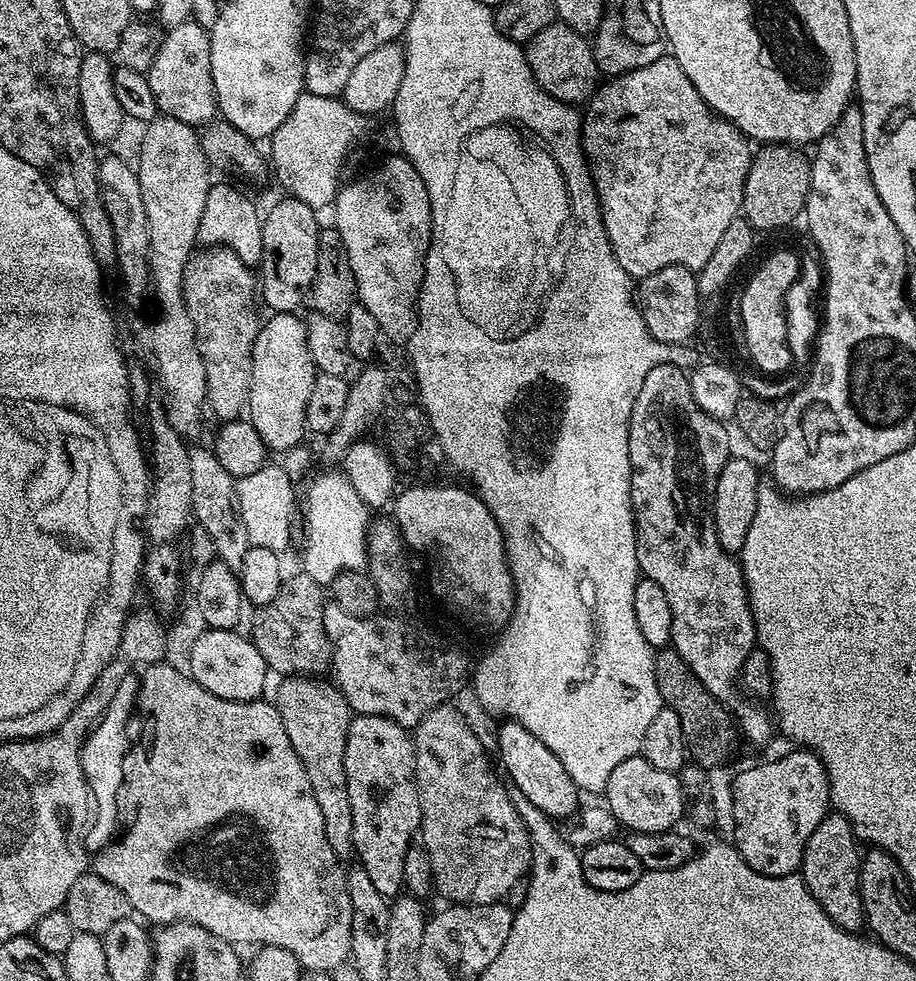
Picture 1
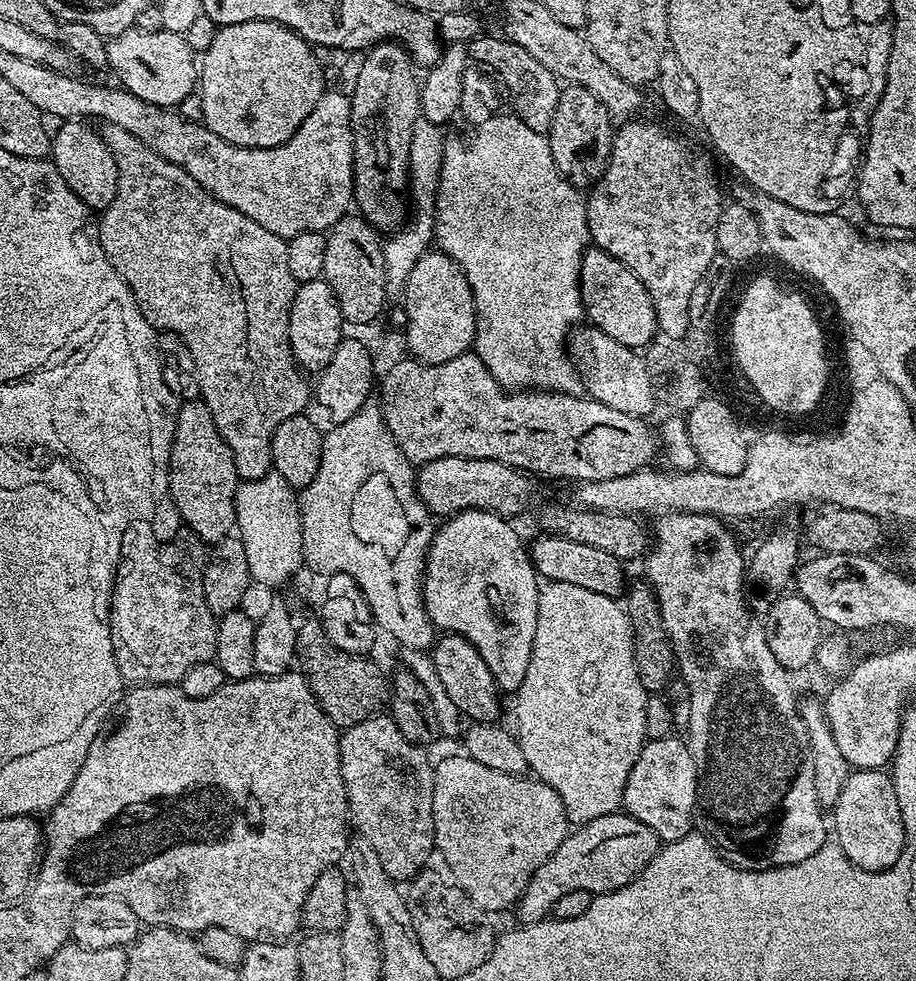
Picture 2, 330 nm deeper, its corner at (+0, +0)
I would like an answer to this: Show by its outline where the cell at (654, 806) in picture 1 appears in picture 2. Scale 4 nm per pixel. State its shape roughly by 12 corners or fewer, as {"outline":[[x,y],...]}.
{"outline":[[678,736],[648,740],[623,811],[661,842],[693,831],[696,763]]}

